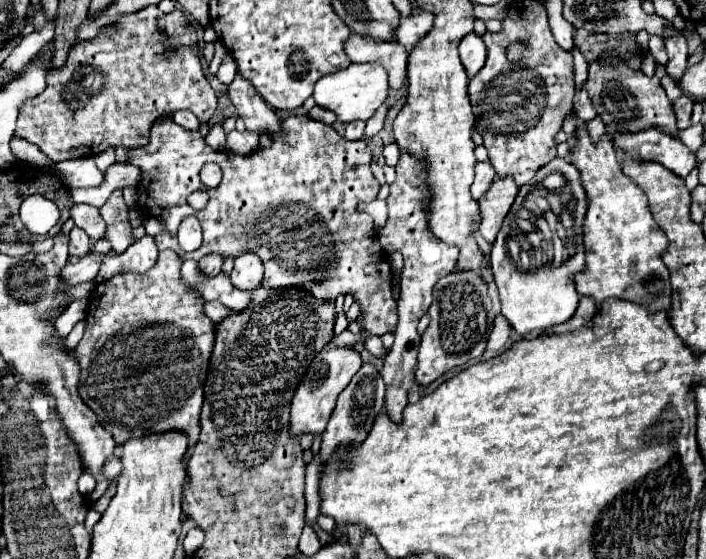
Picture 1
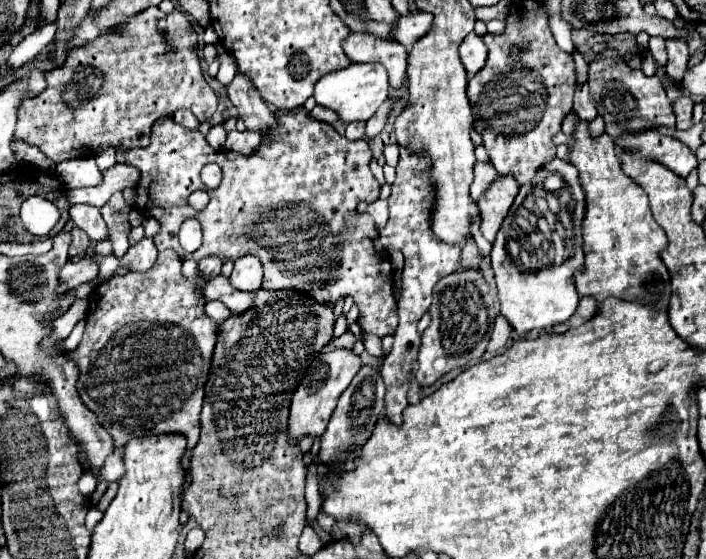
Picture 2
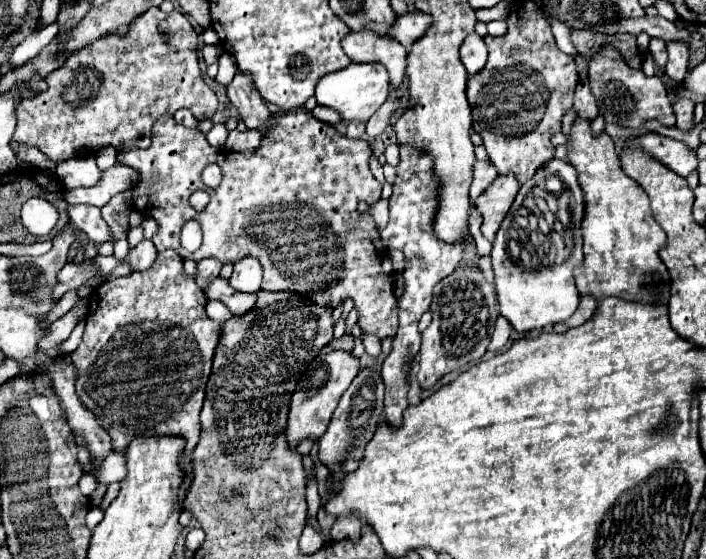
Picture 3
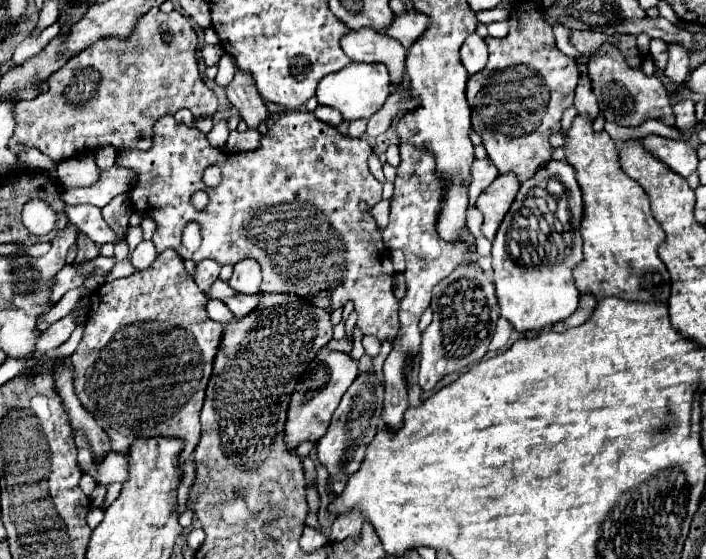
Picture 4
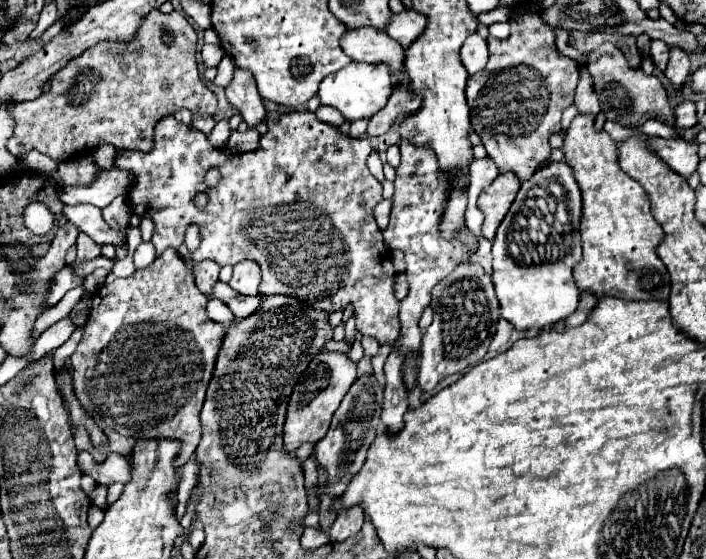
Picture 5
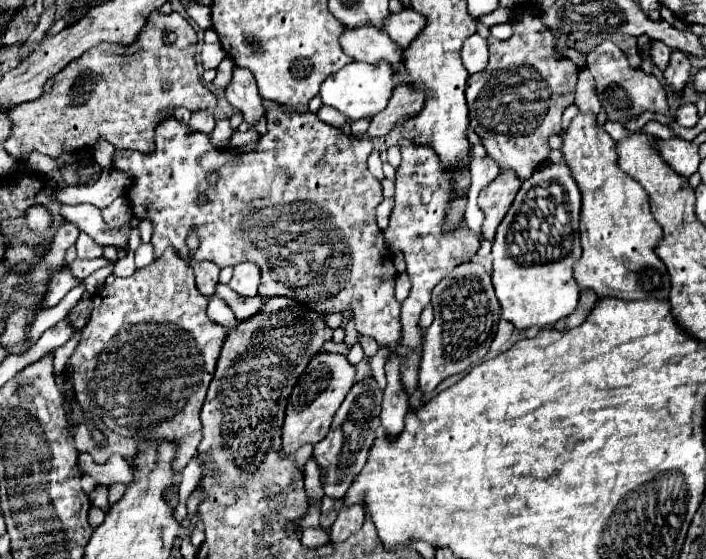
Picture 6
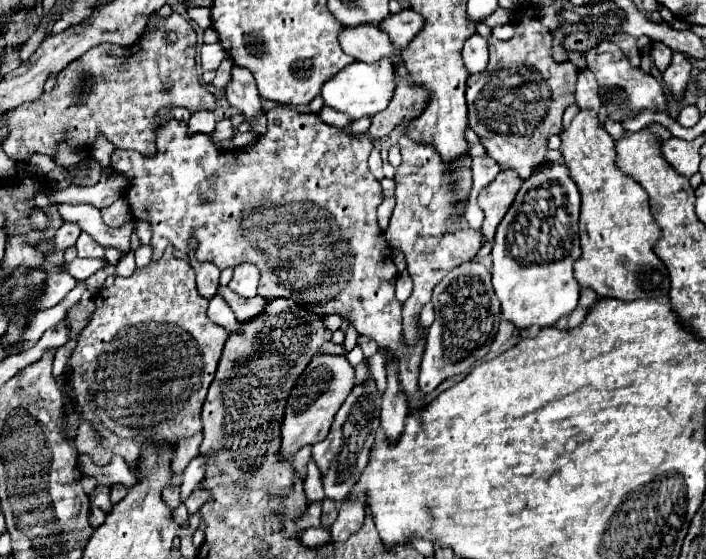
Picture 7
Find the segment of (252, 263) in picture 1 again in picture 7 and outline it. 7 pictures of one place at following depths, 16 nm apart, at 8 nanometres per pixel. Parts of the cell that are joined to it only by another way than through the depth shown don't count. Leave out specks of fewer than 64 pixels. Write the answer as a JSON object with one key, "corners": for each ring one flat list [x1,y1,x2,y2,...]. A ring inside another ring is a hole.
{"corners":[[246,262,246,264,238,264,234,268,234,276,232,276,228,286,236,294,240,294,244,298,252,298,252,296,256,296,258,282,260,282,260,270,254,264]]}

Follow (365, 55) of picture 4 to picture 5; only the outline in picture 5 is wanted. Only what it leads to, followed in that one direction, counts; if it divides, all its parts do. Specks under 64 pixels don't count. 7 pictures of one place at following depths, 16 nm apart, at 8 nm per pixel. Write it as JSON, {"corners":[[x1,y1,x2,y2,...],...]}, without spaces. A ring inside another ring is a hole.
{"corners":[[358,28,348,30,340,38,342,50,356,62,370,62,380,60,390,68,392,78,398,82,398,78,404,72,404,48,388,38,386,32,376,32,374,28]]}

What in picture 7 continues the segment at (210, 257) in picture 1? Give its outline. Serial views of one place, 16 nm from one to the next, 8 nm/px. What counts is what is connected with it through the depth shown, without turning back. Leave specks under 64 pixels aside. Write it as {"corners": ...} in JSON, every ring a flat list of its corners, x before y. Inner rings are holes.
{"corners":[[190,258,190,264,196,272,196,286,198,292,206,298,212,298,218,286,218,276,220,276,220,268,216,268,216,264,212,262,196,262,194,258]]}

